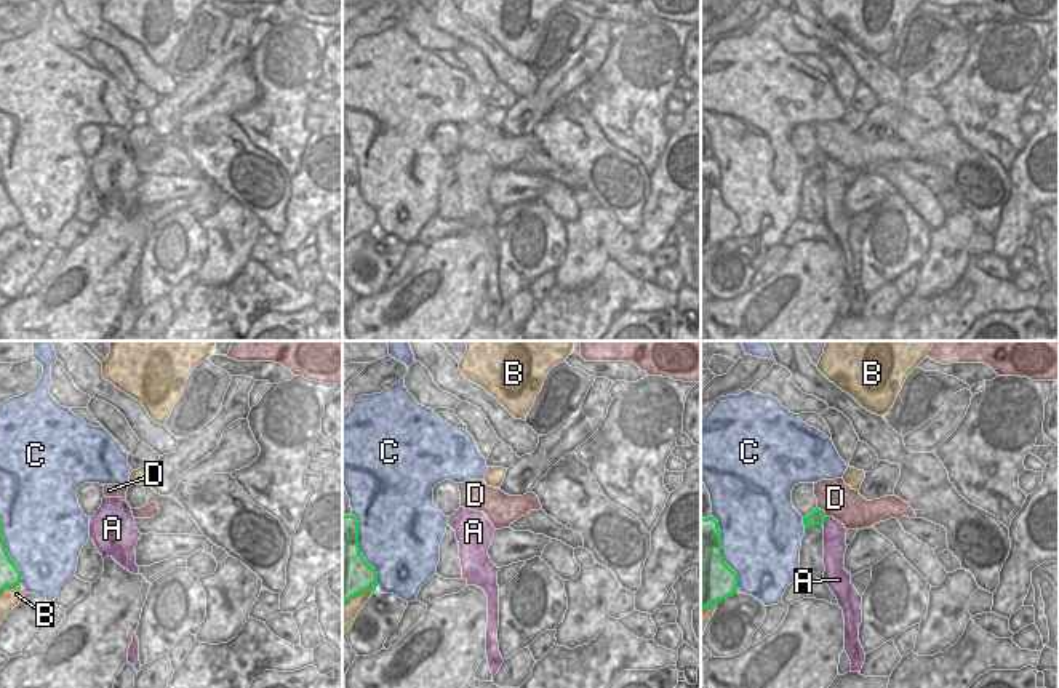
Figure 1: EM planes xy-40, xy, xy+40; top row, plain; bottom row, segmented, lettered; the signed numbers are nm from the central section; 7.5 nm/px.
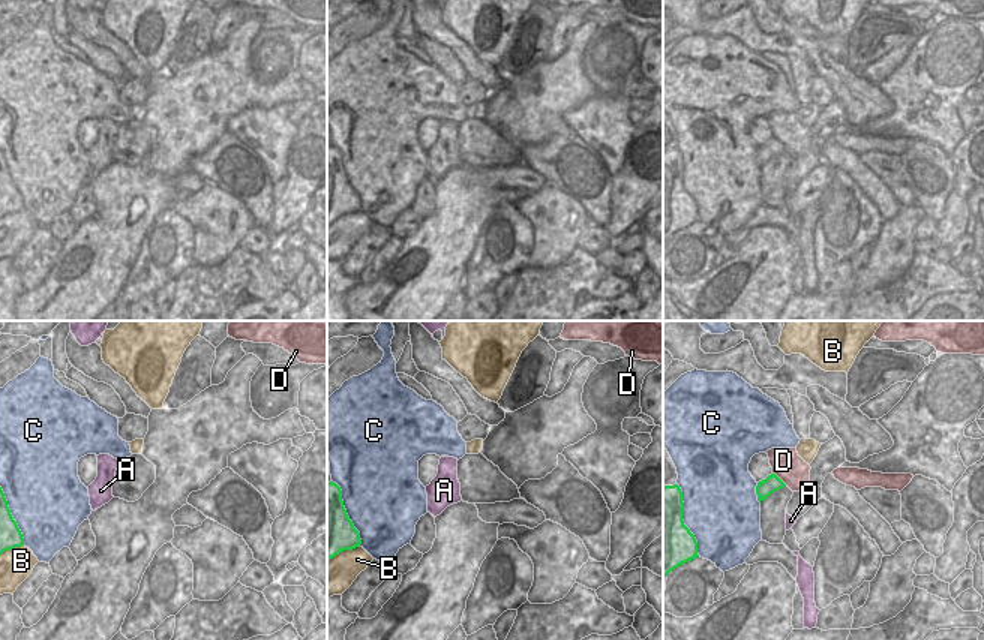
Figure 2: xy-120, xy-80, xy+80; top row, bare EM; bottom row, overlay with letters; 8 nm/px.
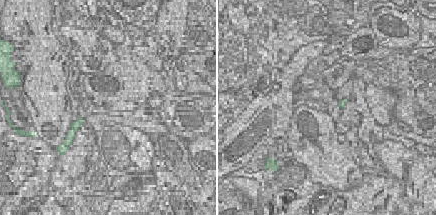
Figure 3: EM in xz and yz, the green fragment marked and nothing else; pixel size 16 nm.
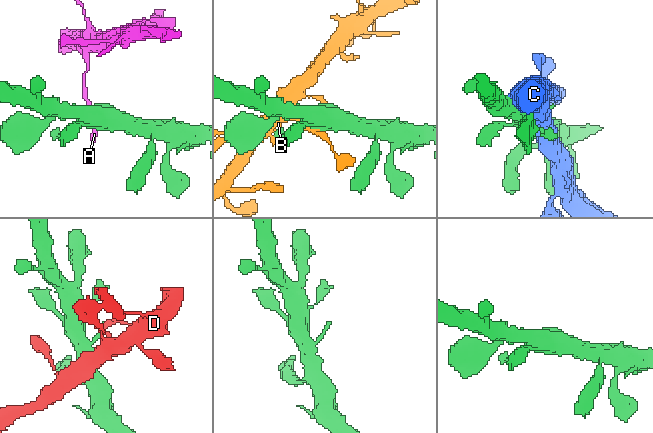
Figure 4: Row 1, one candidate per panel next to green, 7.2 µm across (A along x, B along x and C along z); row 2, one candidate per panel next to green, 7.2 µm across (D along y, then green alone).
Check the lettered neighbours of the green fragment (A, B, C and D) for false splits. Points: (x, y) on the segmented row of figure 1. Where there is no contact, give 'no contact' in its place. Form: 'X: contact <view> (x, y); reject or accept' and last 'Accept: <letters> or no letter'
A: contact xy+40 (824, 520); reject
B: contact xy-40 (10, 586); reject
C: contact xy-40 (8, 556); reject
D: contact xy+40 (823, 511); reject
Accept: no letter

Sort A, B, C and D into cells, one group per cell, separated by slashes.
A / B / C / D

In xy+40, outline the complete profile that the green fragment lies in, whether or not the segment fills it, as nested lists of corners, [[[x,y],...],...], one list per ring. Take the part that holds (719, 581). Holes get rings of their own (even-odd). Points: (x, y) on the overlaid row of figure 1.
[[[713,517],[701,518],[701,611],[737,594],[737,574],[721,558],[721,531]]]

